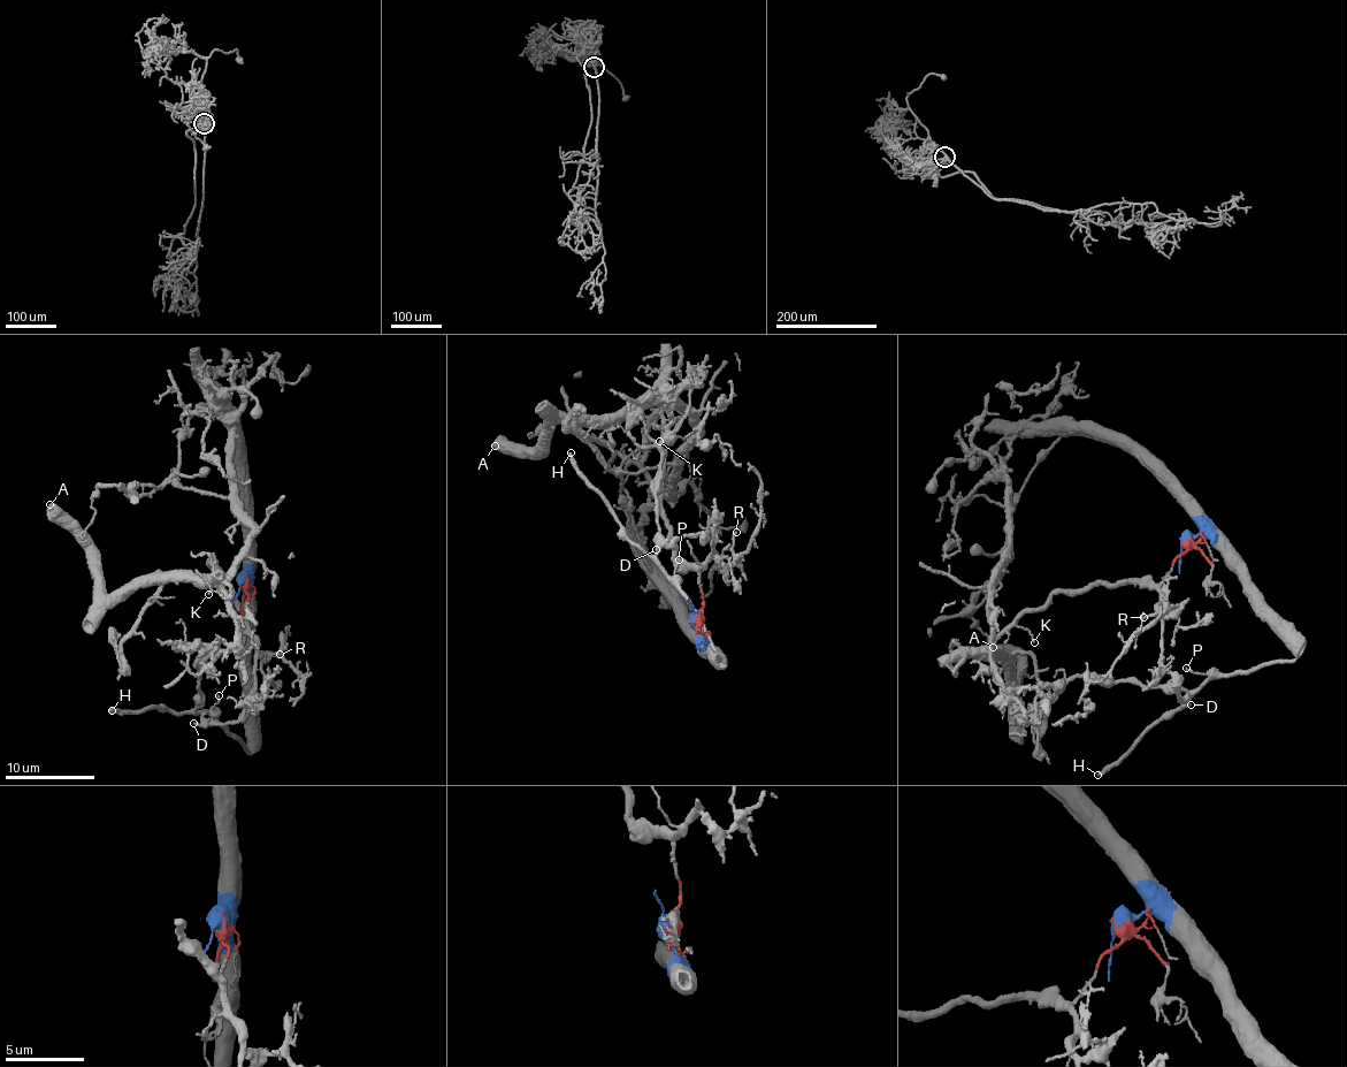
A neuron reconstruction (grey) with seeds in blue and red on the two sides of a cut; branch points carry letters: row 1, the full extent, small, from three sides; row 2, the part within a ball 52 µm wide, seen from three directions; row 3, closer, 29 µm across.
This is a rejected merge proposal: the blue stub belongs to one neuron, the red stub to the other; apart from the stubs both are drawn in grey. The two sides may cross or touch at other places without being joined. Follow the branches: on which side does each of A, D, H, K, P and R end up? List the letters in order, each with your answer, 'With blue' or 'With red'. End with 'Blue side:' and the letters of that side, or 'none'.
A: With red
D: With red
H: With blue
K: With red
P: With blue
R: With red
Blue side: H, P

